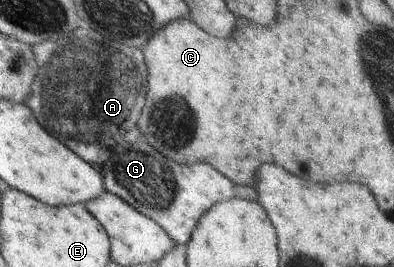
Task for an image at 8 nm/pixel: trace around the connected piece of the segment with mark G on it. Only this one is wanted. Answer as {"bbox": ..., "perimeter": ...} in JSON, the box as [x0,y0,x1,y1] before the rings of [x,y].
{"bbox":[103,141,258,245],"perimeter":[[[146,141],[136,143],[120,143],[114,155],[103,165],[103,187],[106,191],[121,197],[142,215],[152,219],[170,236],[176,245],[186,245],[199,219],[215,203],[244,197],[258,199],[258,193],[246,185],[234,185],[220,171],[216,171],[208,163],[180,165],[164,159],[158,151],[154,151]]]}

